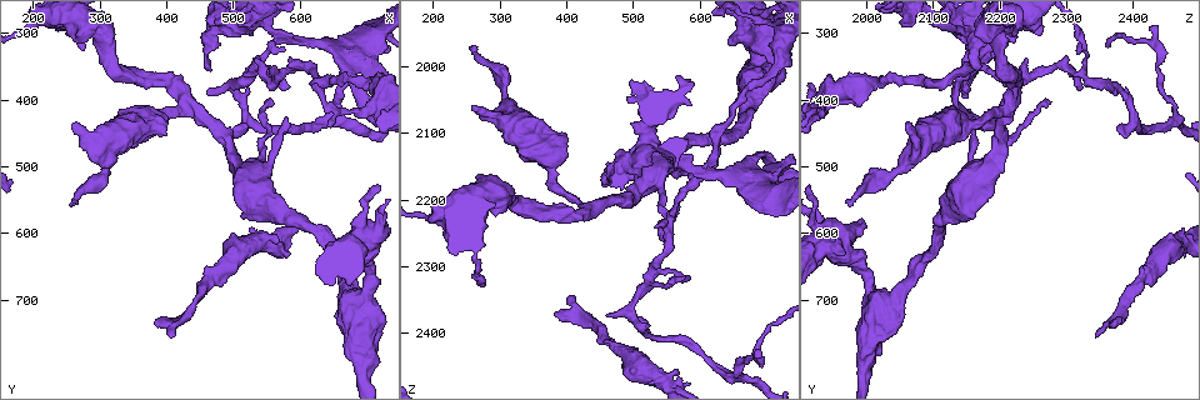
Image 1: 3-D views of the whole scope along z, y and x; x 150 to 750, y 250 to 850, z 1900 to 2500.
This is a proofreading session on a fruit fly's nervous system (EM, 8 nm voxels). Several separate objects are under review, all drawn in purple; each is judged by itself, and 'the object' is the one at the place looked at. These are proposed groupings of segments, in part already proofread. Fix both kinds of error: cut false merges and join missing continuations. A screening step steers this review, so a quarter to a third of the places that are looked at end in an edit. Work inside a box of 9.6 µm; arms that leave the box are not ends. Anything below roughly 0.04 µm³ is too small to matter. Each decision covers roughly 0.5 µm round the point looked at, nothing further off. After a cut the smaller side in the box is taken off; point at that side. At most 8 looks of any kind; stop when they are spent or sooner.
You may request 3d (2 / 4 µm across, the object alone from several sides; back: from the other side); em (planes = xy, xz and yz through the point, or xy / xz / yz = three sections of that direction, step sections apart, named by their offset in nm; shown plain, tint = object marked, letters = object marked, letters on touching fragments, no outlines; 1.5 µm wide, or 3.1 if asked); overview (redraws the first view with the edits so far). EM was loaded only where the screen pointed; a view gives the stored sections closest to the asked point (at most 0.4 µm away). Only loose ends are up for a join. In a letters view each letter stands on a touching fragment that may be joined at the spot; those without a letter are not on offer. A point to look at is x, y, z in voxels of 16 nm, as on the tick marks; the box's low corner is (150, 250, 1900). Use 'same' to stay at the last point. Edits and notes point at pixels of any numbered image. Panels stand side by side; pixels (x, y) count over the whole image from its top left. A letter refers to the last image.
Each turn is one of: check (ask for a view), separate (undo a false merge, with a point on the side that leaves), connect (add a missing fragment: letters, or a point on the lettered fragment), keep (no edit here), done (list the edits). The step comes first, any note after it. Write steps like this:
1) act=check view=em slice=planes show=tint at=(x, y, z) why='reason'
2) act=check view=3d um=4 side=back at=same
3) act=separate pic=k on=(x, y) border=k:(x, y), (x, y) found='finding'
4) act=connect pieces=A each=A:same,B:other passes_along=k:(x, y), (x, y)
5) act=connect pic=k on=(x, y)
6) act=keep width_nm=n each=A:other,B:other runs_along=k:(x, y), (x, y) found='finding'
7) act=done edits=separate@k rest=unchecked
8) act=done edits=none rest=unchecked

act=check view=em slice=xy step=8 show=letters at=(255, 560, 1970) why='free end'

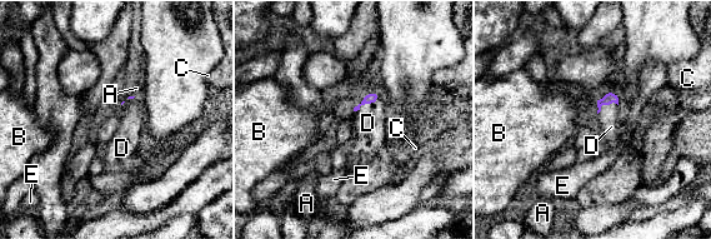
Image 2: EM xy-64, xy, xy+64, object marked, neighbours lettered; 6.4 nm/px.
act=connect pieces=D each=A:other,B:other,C:other,D:same,E:other passes_along=2:(371, 98), (365, 103), (367, 123) found='it goes on there'

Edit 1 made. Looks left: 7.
act=check view=overview why='redraw'

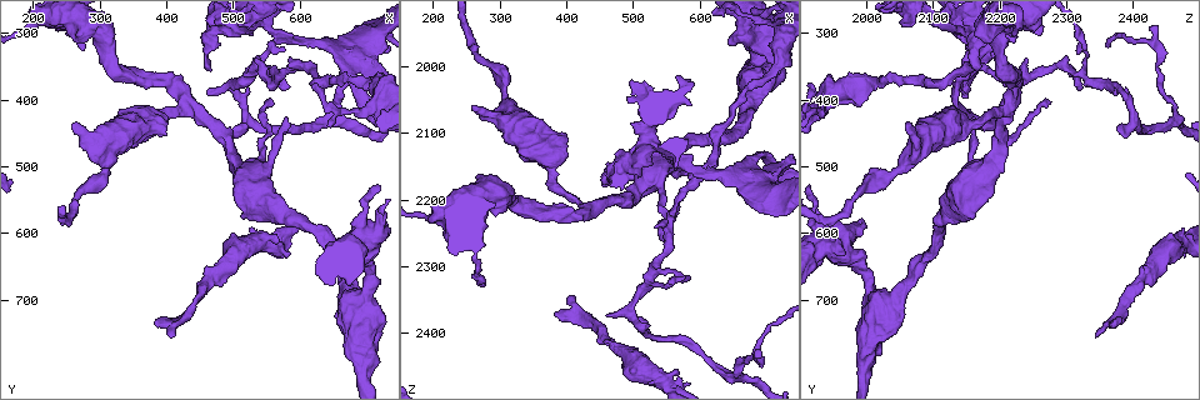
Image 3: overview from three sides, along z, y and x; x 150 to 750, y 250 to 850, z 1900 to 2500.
act=check view=3d um=4 side=back at=(575, 425, 2165) why='thin end'

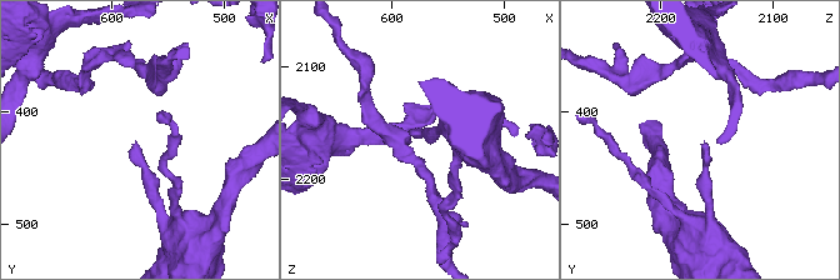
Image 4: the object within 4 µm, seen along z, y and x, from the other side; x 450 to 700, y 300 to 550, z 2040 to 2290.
act=check view=em slice=yz step=8 show=tint at=(580, 428, 2164)

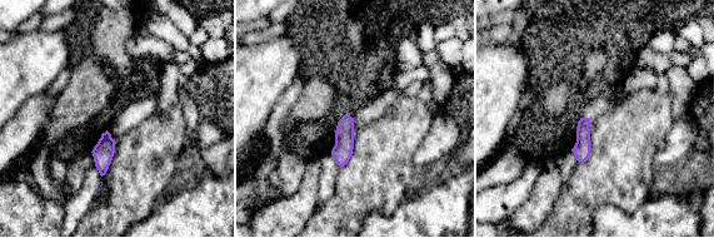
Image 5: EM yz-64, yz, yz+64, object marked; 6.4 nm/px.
act=check view=em slice=planes show=letters at=same why='another direction'

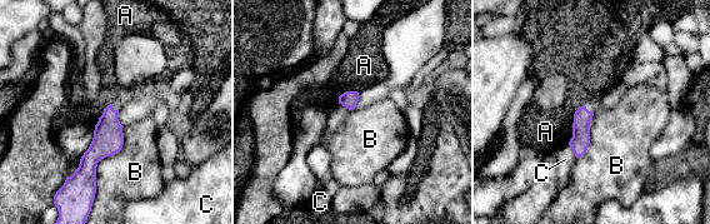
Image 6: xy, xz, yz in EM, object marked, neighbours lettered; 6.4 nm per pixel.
act=keep each=A:other,B:other,C:other border=6:(124, 127), (94, 194) found='no lettered fragment goes on from it'

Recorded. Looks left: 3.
act=check view=em um=3.1 slice=planes show=letters at=(500, 445, 2375) why='free end'

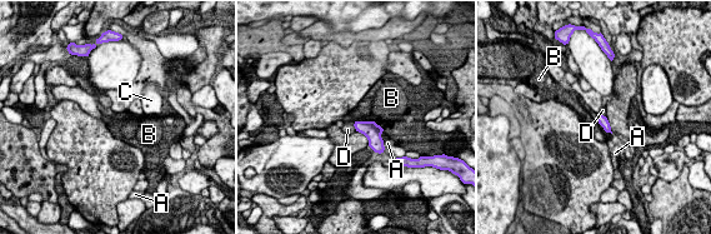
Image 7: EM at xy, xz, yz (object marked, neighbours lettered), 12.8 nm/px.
act=keep width_nm=130 each=A:other,B:other,C:other,D:other border=7:(596, 119), (606, 133) found='none of them fits'

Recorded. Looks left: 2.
act=done edits=connect@2 rest=unchecked

